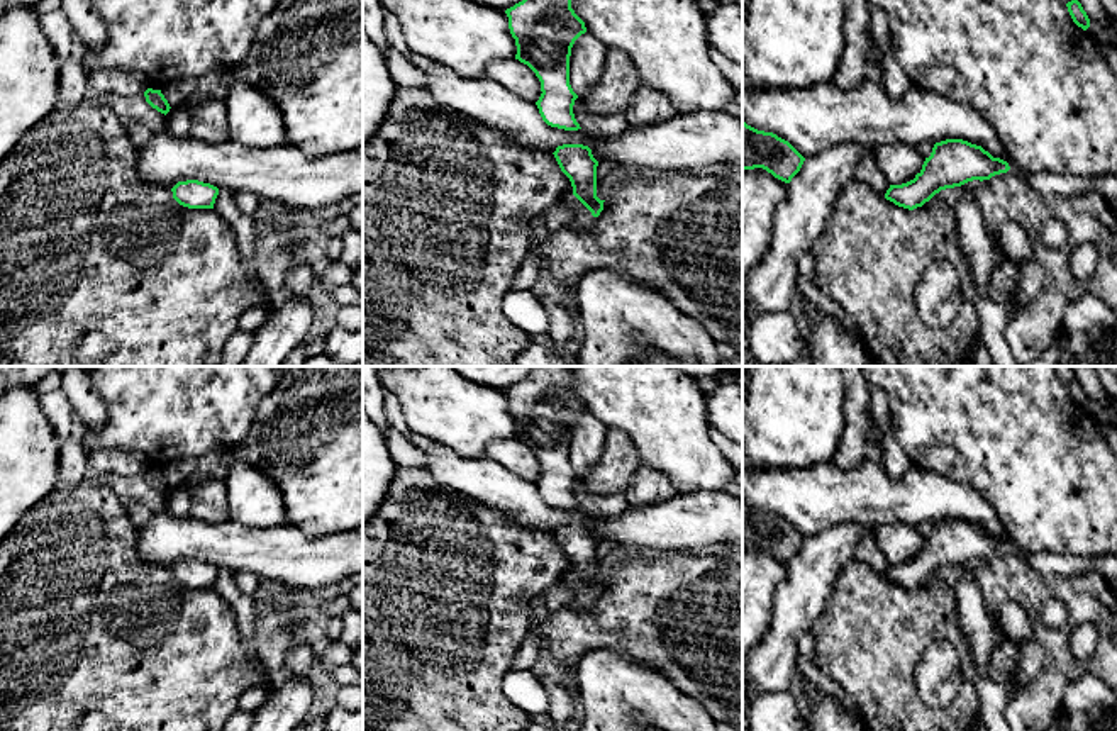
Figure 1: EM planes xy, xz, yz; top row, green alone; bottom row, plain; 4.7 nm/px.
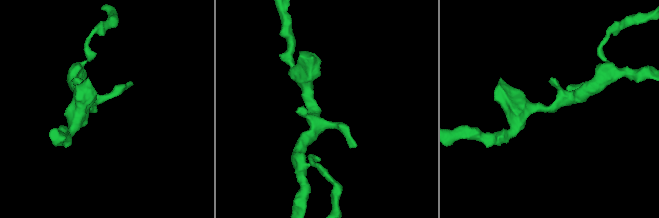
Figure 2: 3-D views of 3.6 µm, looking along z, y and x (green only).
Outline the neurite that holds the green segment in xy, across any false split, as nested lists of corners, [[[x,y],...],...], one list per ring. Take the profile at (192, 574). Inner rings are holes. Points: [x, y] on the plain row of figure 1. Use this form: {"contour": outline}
{"contour": [[[198,560],[178,561],[173,568],[173,578],[188,589],[214,589],[219,568]]]}

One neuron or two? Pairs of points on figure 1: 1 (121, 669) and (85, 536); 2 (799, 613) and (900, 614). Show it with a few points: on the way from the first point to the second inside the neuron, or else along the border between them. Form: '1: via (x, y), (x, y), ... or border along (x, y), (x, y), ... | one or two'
1: via (88, 636), (85, 633), (85, 569) | one
2: border along (836, 575), (824, 609), (809, 630) | two

